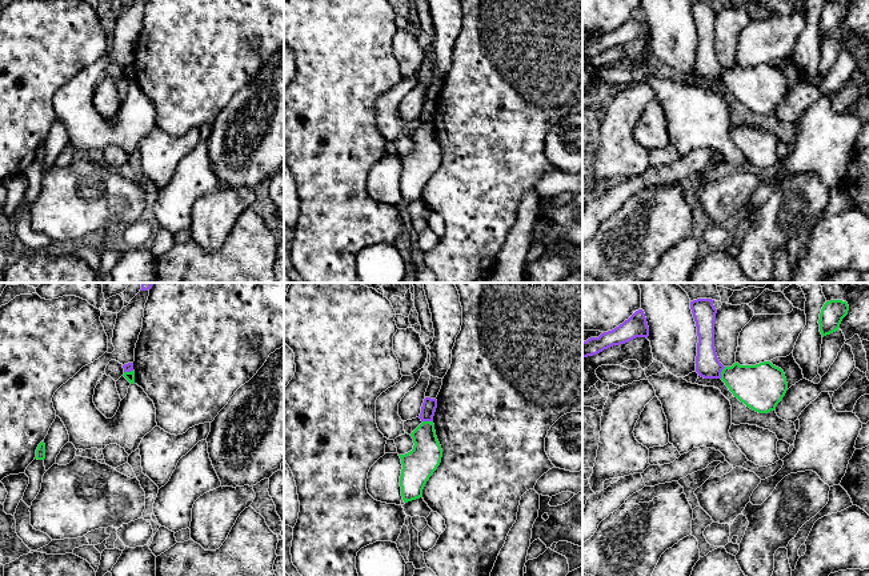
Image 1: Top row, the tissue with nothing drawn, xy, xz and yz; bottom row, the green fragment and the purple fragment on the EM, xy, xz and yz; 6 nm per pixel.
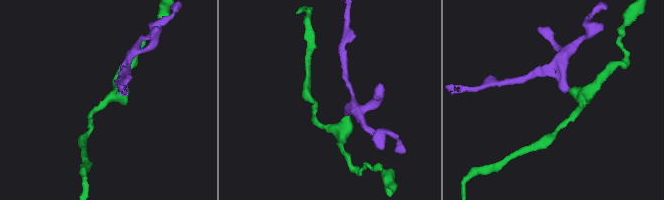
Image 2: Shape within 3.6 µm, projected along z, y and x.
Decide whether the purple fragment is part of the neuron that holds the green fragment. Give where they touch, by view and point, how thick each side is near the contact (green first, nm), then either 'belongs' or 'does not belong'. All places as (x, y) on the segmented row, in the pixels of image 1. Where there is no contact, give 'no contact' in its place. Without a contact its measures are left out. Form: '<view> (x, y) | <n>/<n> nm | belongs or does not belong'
yz (721, 372) | 280/150 nm | does not belong

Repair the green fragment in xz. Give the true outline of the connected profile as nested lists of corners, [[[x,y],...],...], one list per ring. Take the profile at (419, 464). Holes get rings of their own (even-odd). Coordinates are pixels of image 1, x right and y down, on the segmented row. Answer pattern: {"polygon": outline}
{"polygon": [[[423,421],[411,436],[413,449],[399,455],[403,464],[400,487],[404,503],[423,497],[423,489],[442,457],[433,421]]]}

